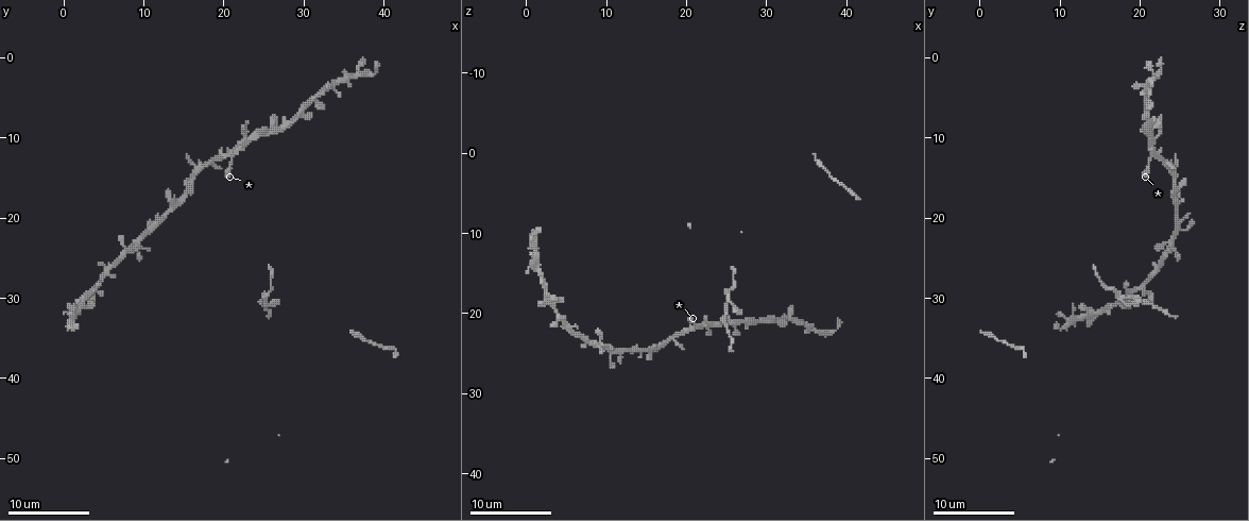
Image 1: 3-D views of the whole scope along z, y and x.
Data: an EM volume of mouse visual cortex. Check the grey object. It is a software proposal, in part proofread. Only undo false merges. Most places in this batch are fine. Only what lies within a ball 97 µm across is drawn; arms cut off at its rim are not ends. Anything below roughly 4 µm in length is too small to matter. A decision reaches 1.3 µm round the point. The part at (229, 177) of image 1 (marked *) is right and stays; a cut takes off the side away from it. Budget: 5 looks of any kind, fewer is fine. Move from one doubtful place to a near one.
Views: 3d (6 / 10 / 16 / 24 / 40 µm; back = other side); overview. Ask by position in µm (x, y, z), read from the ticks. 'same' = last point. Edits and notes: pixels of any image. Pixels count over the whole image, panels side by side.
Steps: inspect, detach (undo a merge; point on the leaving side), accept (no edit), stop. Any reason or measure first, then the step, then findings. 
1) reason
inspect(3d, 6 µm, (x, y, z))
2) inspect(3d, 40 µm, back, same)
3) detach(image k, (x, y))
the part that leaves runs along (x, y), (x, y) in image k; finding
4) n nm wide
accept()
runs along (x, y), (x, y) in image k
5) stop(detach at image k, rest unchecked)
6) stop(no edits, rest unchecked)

arms part here
inspect(3d, 16 µm, (20.8, 11.8, 22.2))

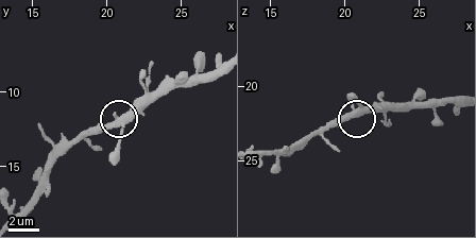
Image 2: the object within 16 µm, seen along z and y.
inspect(3d, 6 µm, (20.6, 12.0, 22.0))

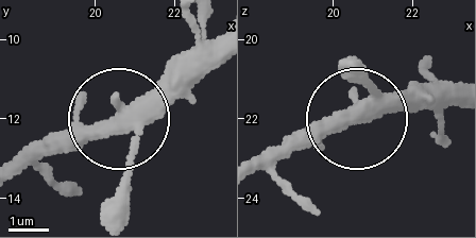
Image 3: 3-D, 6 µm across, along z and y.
360 nm wide
accept()
all the same cell

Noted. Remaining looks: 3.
three-way junction
inspect(3d, 6 µm, (25.0, 29.8, 17.4))

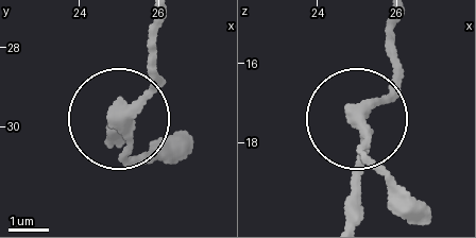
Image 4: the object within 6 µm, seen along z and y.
inspect(3d, 6 µm, back, (25.20, 30.05, 17.75))

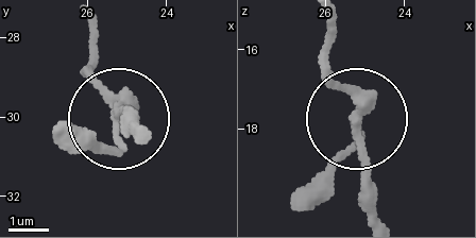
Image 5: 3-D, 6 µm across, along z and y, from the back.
side arm 8 µm; 3 arms
detach(image 5, (90, 77))
a second cell is stuck on

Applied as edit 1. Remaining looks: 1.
thick turns thin
inspect(3d, 16 µm, (26.8, 8.8, 21.0))

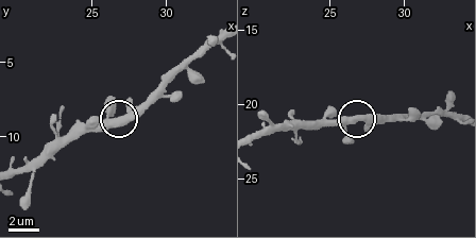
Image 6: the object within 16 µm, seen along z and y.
accept()
continuous, no second cell

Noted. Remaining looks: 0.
stop(detach at image 5, rest unchecked)

